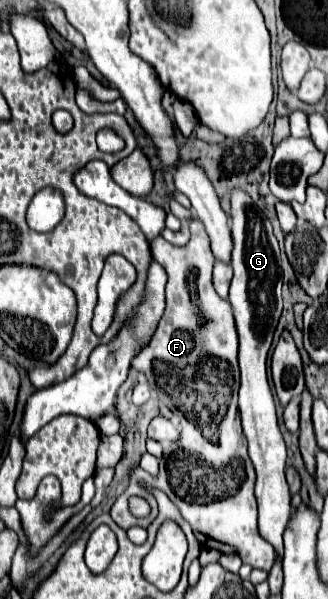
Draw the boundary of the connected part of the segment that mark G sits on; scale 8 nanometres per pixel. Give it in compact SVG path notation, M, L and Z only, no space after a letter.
M230 190L230 234L232 254L230 264L234 278L230 282L230 306L238 330L238 362L240 362L240 414L242 428L248 438L248 456L256 470L256 500L258 500L258 530L260 536L270 542L282 558L282 534L294 514L292 494L284 476L286 470L286 446L278 428L276 406L266 376L266 358L282 312L282 268L280 248L272 232L270 220L256 208L250 194L244 190Z

